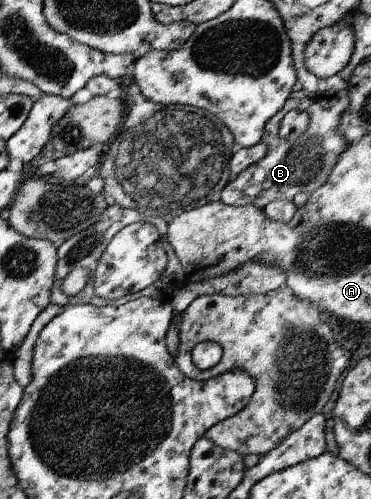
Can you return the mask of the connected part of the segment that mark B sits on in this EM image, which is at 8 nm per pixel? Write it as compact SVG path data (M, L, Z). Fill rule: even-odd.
M305 90L291 92L286 104L279 110L267 123L265 131L261 136L264 143L268 143L270 146L269 151L265 154L263 159L260 159L257 163L253 163L244 169L237 178L229 182L223 189L221 201L229 204L230 206L246 206L255 205L265 209L267 204L270 204L273 200L287 200L290 202L295 201L301 193L308 193L311 195L327 183L329 177L331 177L332 170L335 169L335 165L340 160L340 156L348 149L350 145L348 137L345 136L343 123L344 112L350 107L350 95L347 90L341 90L338 93L309 93ZM292 109L296 109L302 112L307 112L309 116L308 128L293 141L284 138L280 135L279 128L281 120Z

